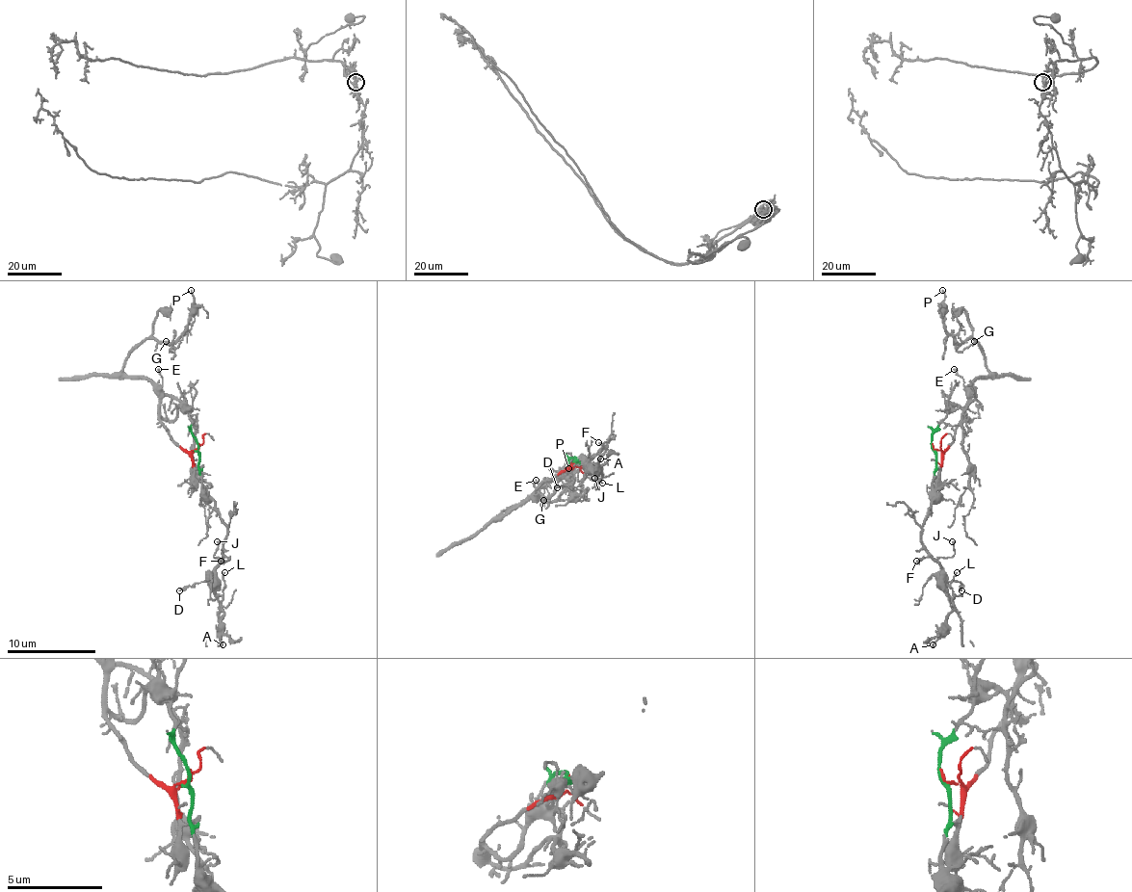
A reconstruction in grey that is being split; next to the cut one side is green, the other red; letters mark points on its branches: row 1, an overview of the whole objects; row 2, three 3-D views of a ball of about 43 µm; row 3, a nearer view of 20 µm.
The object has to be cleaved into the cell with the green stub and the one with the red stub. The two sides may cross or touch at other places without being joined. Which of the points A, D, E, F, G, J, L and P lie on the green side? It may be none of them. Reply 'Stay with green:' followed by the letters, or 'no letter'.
Stay with green: A, D, F, J, L

